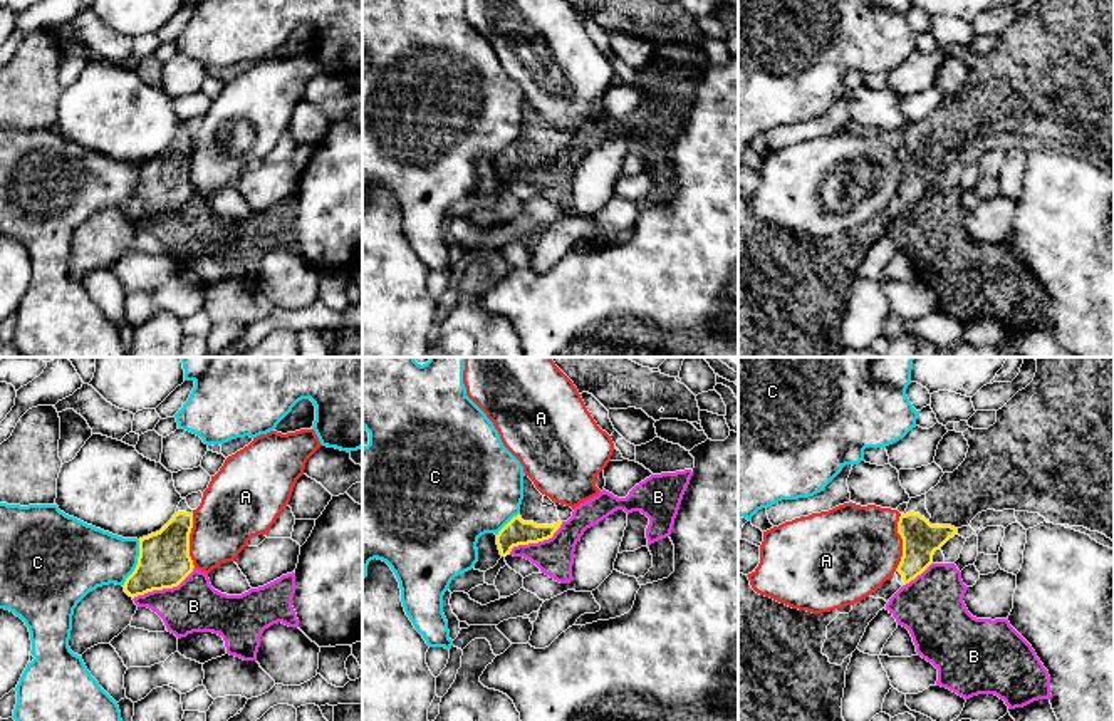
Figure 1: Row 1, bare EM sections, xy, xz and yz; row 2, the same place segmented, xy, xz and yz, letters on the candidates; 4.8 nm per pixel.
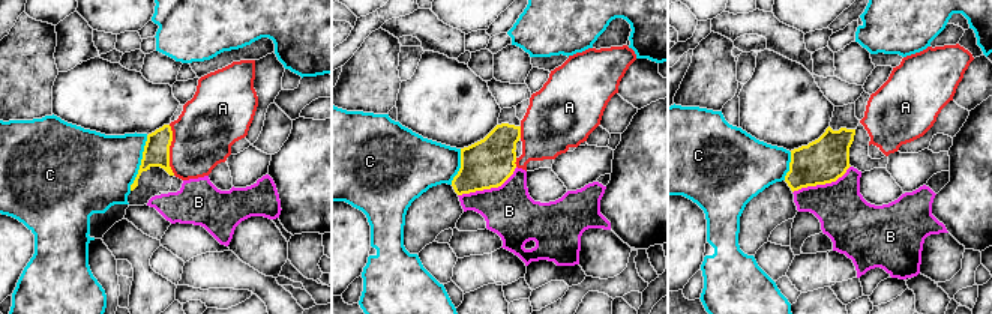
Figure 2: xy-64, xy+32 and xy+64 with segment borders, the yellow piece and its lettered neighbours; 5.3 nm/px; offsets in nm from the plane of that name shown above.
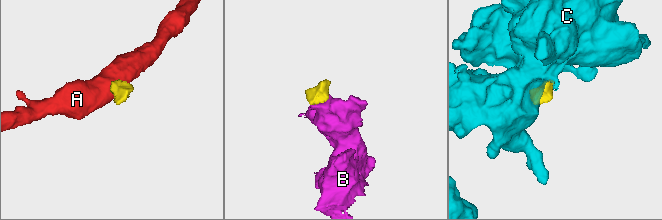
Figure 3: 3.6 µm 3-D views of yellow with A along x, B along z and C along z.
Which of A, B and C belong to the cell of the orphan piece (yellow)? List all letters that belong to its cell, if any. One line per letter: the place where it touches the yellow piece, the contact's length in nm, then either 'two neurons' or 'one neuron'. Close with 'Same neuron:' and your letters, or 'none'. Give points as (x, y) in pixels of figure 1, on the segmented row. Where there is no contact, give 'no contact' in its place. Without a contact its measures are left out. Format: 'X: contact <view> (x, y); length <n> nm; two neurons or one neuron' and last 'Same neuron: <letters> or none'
A: contact yz (903, 542); length 280 nm; two neurons
B: contact xy (163, 587); length 340 nm; two neurons
C: contact xy (138, 564); length 240 nm; two neurons
Same neuron: none

